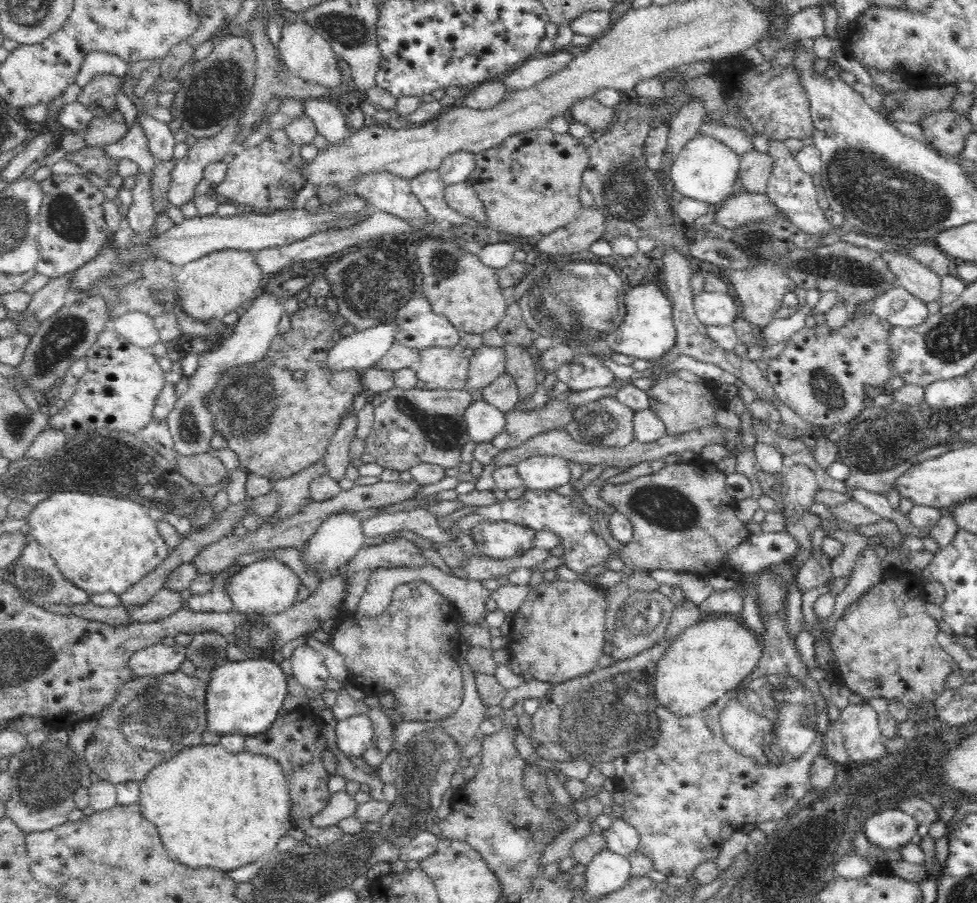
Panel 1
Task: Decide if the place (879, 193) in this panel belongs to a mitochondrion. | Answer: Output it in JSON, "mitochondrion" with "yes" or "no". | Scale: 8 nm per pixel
{"mitochondrion":"yes"}

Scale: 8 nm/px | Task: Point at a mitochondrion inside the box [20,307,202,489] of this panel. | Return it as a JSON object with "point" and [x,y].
{"point":[65,335]}

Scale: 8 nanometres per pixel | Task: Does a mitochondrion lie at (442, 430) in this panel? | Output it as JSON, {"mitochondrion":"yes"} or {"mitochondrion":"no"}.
{"mitochondrion":"yes"}

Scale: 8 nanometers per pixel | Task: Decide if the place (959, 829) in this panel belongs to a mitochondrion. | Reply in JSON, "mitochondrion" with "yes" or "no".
{"mitochondrion":"no"}

